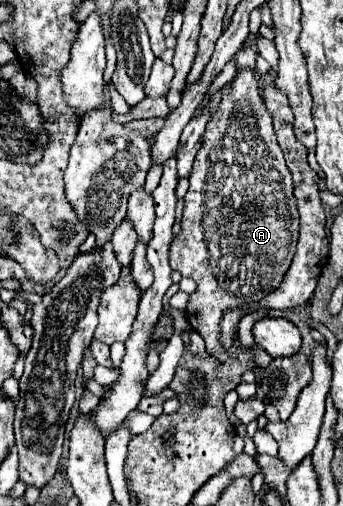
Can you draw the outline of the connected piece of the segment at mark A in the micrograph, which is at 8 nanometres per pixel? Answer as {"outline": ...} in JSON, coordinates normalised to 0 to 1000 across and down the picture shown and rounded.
{"outline":[[[711,95],[688,107],[694,146],[647,174],[647,206],[601,249],[589,292],[554,340],[554,375],[536,387],[531,455],[496,482],[501,534],[519,534],[531,545],[554,545],[577,561],[571,577],[554,581],[542,632],[554,648],[595,668],[612,704],[647,715],[711,692],[700,672],[682,672],[665,692],[647,688],[647,617],[659,617],[659,609],[694,609],[694,601],[764,593],[776,577],[799,577],[799,569],[822,561],[822,545],[834,545],[834,530],[851,522],[875,447],[869,407],[857,395],[857,356],[834,332],[805,269],[793,265],[793,233],[752,182],[758,146],[741,134],[746,111],[746,95]]]}

